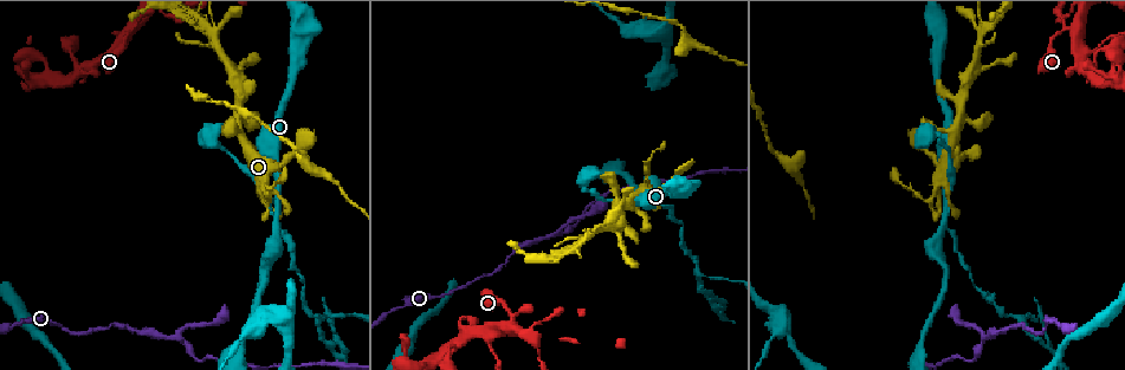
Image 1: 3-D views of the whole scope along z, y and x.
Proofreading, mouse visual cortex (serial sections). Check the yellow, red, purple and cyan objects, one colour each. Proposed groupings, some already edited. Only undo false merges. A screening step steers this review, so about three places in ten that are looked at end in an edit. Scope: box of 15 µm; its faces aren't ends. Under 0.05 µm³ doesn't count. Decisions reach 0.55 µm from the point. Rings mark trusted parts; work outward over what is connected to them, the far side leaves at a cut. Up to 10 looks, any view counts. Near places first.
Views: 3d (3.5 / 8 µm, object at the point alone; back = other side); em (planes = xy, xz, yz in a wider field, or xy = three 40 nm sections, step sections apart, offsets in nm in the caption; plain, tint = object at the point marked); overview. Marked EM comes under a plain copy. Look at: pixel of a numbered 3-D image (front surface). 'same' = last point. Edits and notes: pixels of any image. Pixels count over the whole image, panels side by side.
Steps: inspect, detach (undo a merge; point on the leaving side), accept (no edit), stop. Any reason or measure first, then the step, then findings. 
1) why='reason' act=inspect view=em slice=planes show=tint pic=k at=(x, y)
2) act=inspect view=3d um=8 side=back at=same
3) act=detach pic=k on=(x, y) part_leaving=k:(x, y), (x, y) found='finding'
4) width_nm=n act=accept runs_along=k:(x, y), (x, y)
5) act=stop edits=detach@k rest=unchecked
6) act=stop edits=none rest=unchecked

why='sharp bend' act=inspect view=3d um=8 pic=1 at=(926, 201)

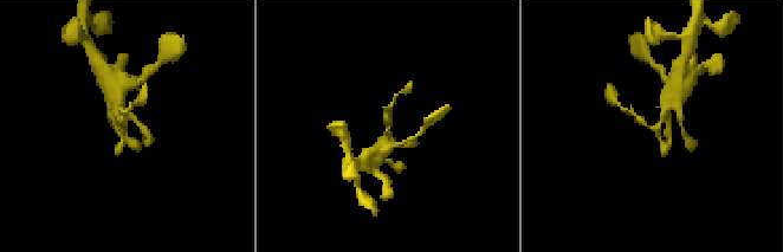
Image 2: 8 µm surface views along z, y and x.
act=inspect view=3d um=3.5 pic=2 at=(655, 127)

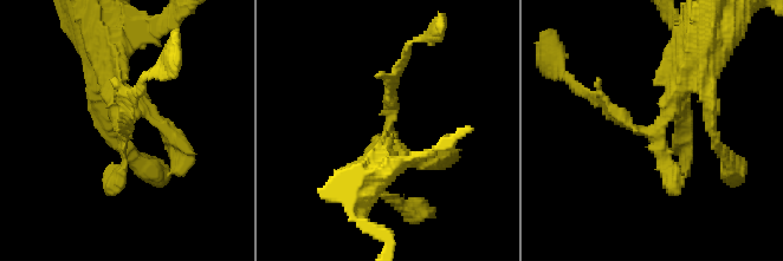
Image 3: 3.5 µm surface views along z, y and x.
act=inspect view=em slice=xy step=3 show=tint pic=3 at=(389, 129)

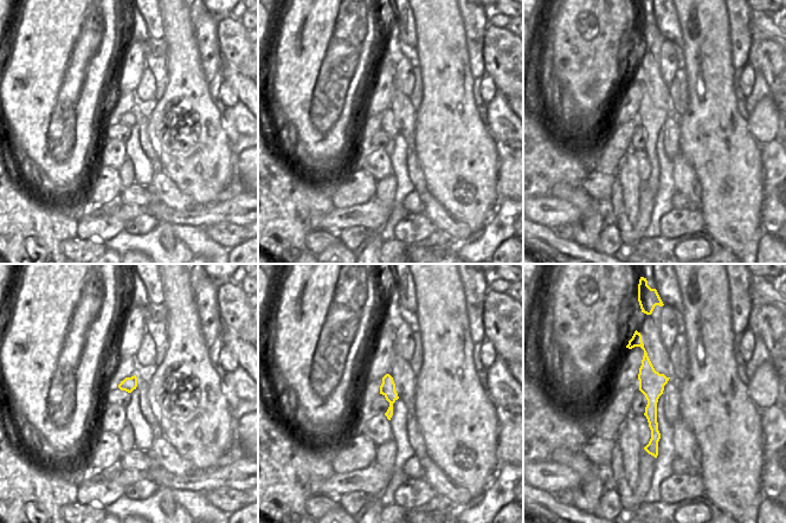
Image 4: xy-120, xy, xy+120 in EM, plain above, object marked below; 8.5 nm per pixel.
act=accept runs_along=3:(685, 69), (655, 134), (591, 93) found='continuous, no second cell'

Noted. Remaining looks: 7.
why='side arm on a straight run' act=inspect view=3d um=3.5 pic=1 at=(969, 74)

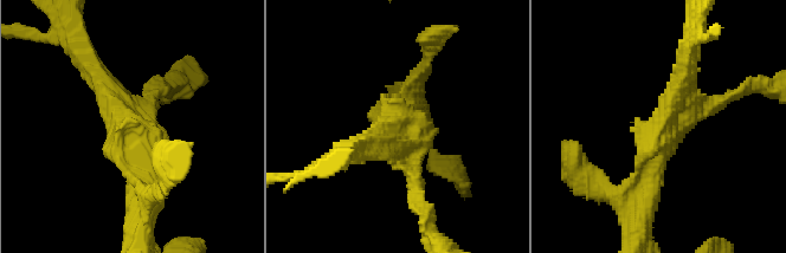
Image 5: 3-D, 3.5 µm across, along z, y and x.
why='need the tissue' act=inspect view=em slice=planes show=tint pic=5 at=(663, 126)

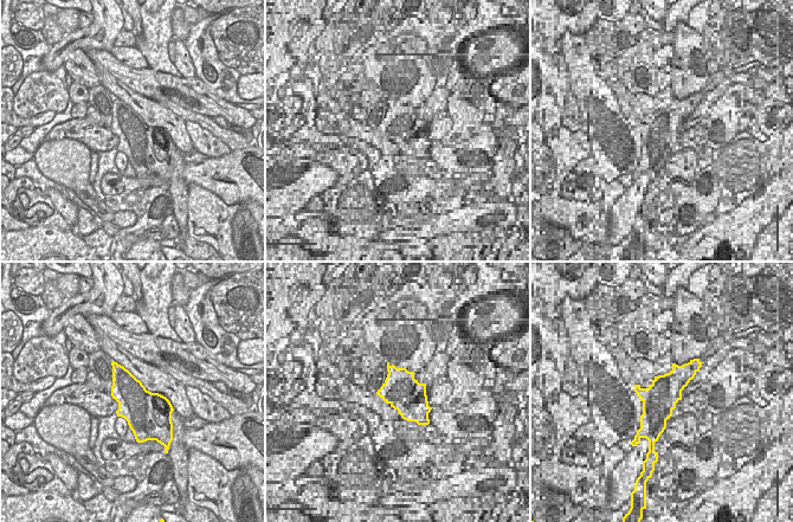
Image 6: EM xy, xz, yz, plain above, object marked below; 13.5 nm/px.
arm_widths_nm=200,300,350 act=accept runs_along=5:(146, 200), (139, 142), (91, 66) found='continuous, no second cell'

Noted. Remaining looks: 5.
why='abrupt turn' act=inspect view=3d um=3.5 side=back pic=1 at=(196, 16)

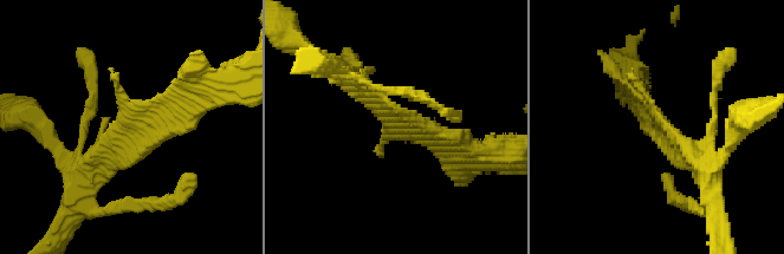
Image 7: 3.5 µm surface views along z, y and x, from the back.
act=inspect view=em slice=xy step=3 show=tint pic=7 at=(131, 125)

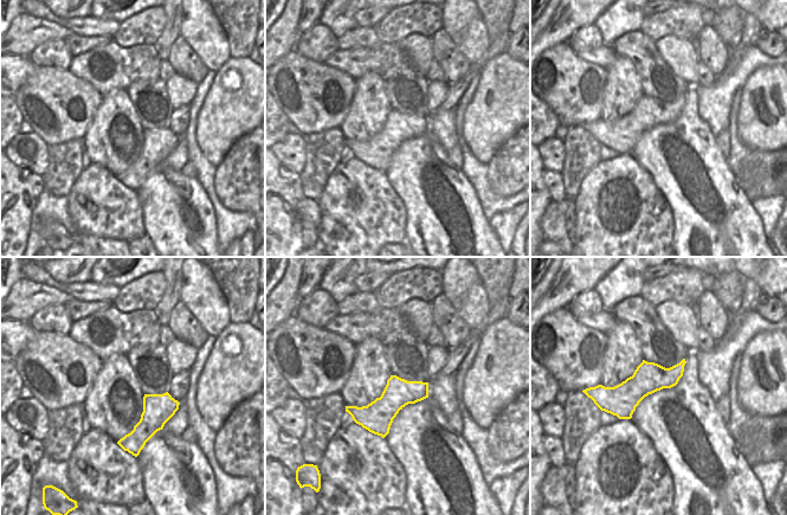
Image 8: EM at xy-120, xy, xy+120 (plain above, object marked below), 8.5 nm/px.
why='another direction' act=inspect view=em slice=planes show=tint at=same

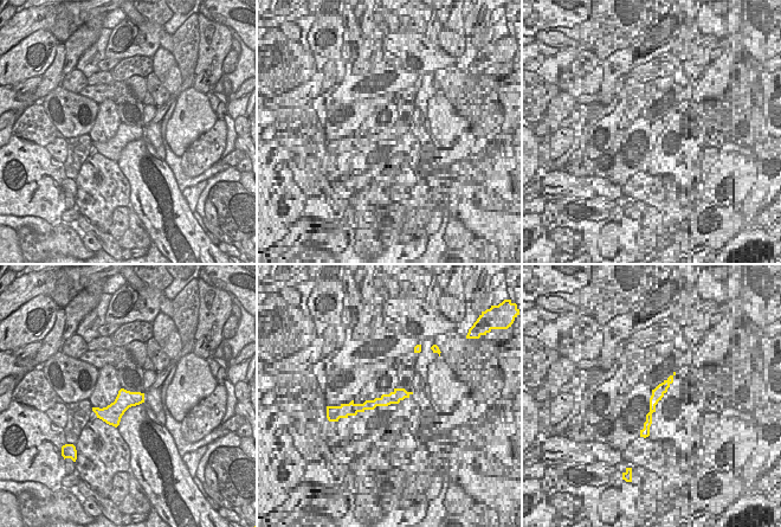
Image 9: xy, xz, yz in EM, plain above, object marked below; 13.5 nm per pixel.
act=accept runs_along=7:(348, 79), (395, 121), (461, 142) found='all the same cell'

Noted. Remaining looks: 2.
act=stop edits=none rest=unchecked

